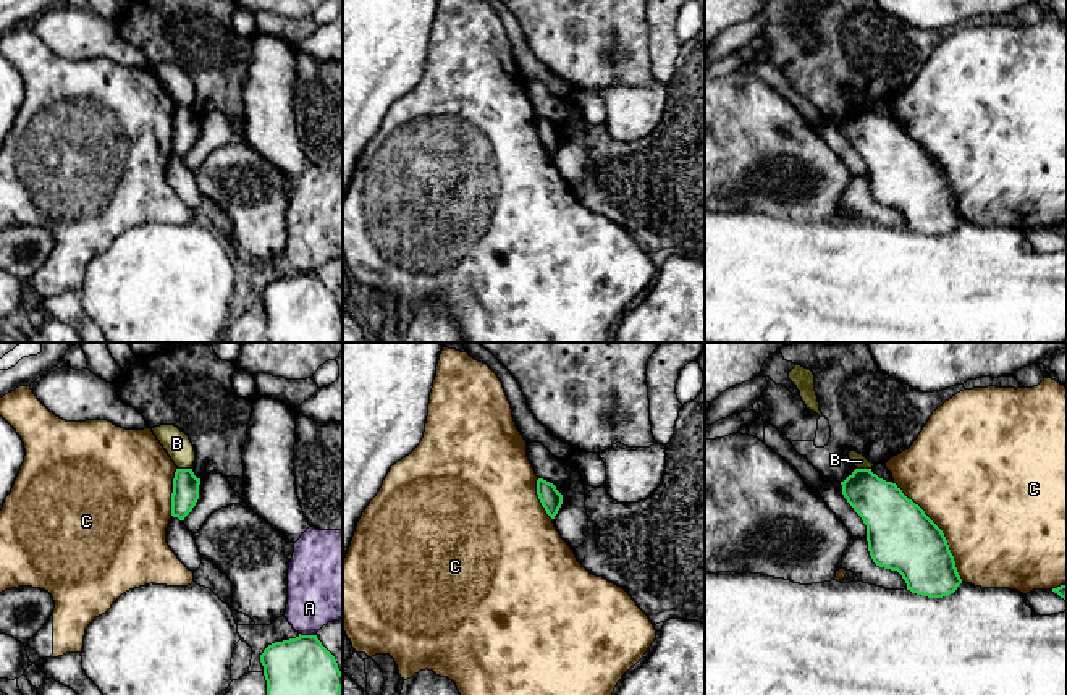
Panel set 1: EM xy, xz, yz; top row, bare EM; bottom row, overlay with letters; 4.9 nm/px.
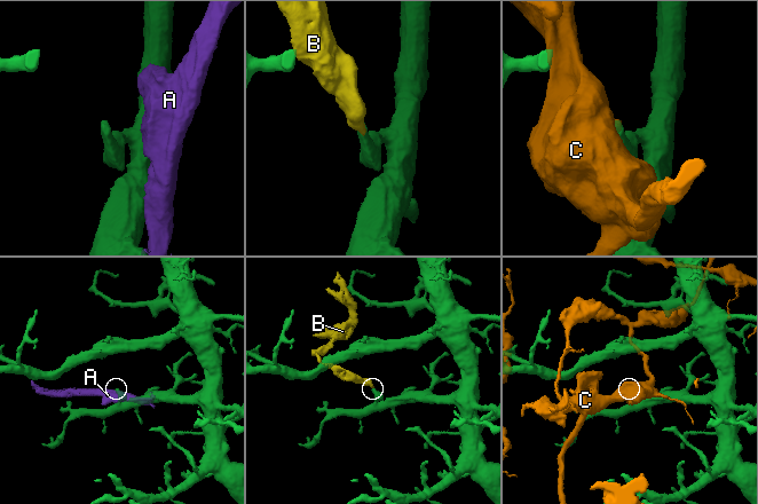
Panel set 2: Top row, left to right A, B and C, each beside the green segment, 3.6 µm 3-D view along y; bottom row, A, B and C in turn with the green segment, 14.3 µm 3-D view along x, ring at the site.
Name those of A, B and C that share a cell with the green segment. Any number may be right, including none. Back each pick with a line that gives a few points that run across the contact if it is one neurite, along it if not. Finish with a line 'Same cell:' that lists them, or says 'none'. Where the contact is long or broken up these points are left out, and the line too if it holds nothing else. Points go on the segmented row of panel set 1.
Same cell: none

